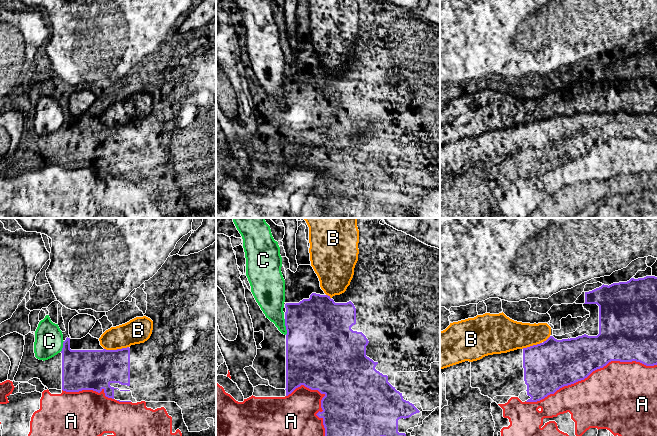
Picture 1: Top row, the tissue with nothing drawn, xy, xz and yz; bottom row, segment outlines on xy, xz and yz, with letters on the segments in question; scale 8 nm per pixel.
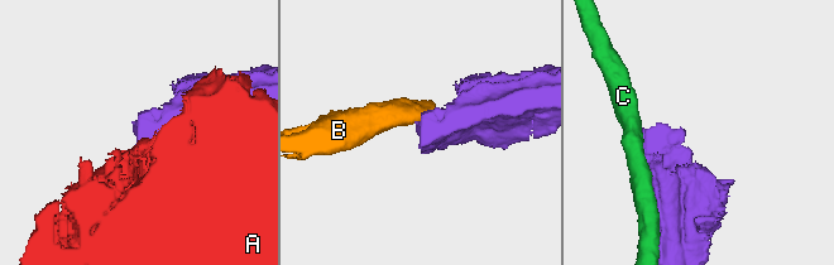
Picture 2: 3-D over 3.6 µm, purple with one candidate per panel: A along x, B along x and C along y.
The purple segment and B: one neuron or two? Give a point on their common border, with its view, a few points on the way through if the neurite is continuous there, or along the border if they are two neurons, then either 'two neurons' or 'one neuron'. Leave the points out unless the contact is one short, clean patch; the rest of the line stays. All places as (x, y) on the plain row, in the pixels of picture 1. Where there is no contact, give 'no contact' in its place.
xy (117, 125) | across xy (94, 146), (117, 125), (138, 106) | one neuron

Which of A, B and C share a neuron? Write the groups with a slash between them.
A / B / C

